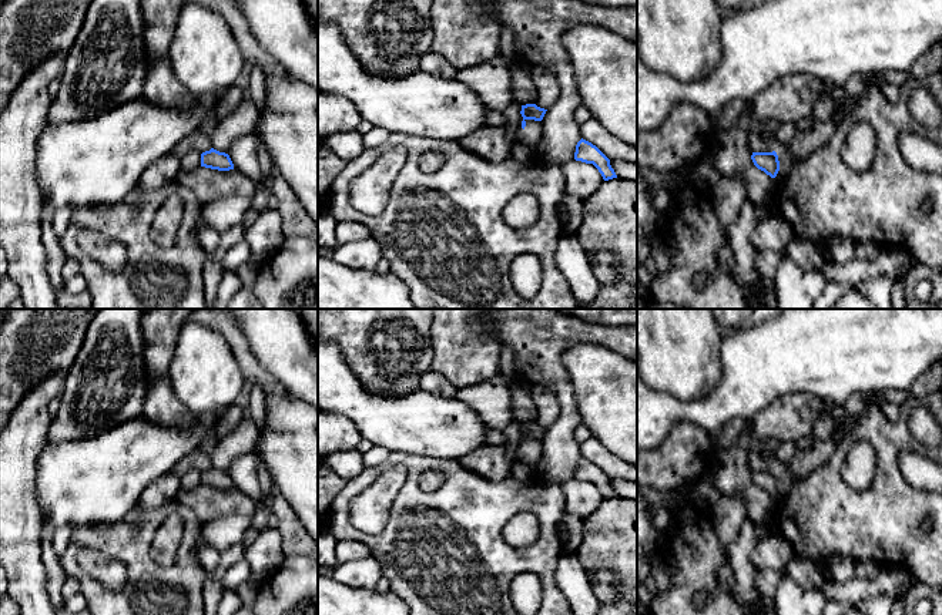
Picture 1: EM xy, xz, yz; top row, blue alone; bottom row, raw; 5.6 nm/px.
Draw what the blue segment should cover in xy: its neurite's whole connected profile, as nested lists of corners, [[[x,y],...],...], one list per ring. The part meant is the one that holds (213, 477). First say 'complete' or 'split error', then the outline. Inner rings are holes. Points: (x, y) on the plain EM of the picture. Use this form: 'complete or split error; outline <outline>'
complete; outline [[[214,467],[201,473],[201,485],[218,488],[218,490],[234,488],[234,483],[229,474],[225,471],[219,471]]]

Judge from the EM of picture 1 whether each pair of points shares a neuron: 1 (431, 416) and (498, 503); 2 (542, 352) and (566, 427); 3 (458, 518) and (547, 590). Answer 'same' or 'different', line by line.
1: different
2: same
3: same

